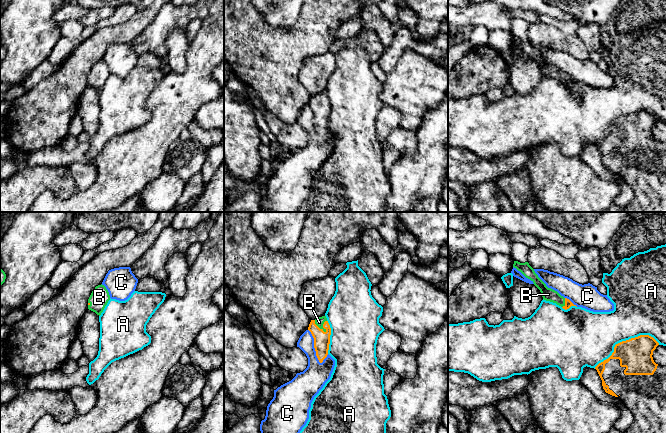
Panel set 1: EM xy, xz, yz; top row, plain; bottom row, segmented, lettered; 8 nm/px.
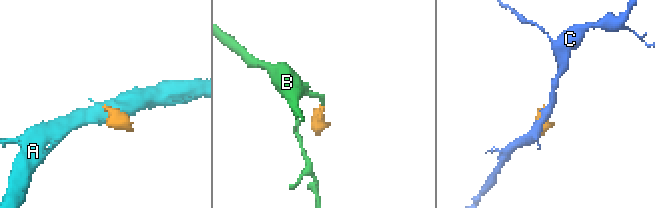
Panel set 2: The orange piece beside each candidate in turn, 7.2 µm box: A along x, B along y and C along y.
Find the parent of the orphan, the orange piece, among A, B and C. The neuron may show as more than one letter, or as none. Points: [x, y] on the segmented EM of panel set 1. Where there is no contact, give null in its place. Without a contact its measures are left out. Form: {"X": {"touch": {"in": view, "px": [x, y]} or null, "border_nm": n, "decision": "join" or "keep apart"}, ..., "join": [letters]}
{"A": {"touch": {"in": "yz", "px": [624, 341]}, "border_nm": 550, "decision": "keep apart"}, "B": {"touch": {"in": "xz", "px": [318, 327]}, "border_nm": 140, "decision": "join"}, "C": {"touch": {"in": "xz", "px": [314, 346]}, "border_nm": 300, "decision": "keep apart"}, "join": ["B"]}

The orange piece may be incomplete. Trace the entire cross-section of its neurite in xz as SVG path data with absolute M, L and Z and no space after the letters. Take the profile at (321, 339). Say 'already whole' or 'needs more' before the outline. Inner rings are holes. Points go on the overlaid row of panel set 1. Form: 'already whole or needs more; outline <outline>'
needs more; outline M326 316L311 320L308 330L314 338L316 356L319 362L322 363L328 355L331 335L331 328Z

